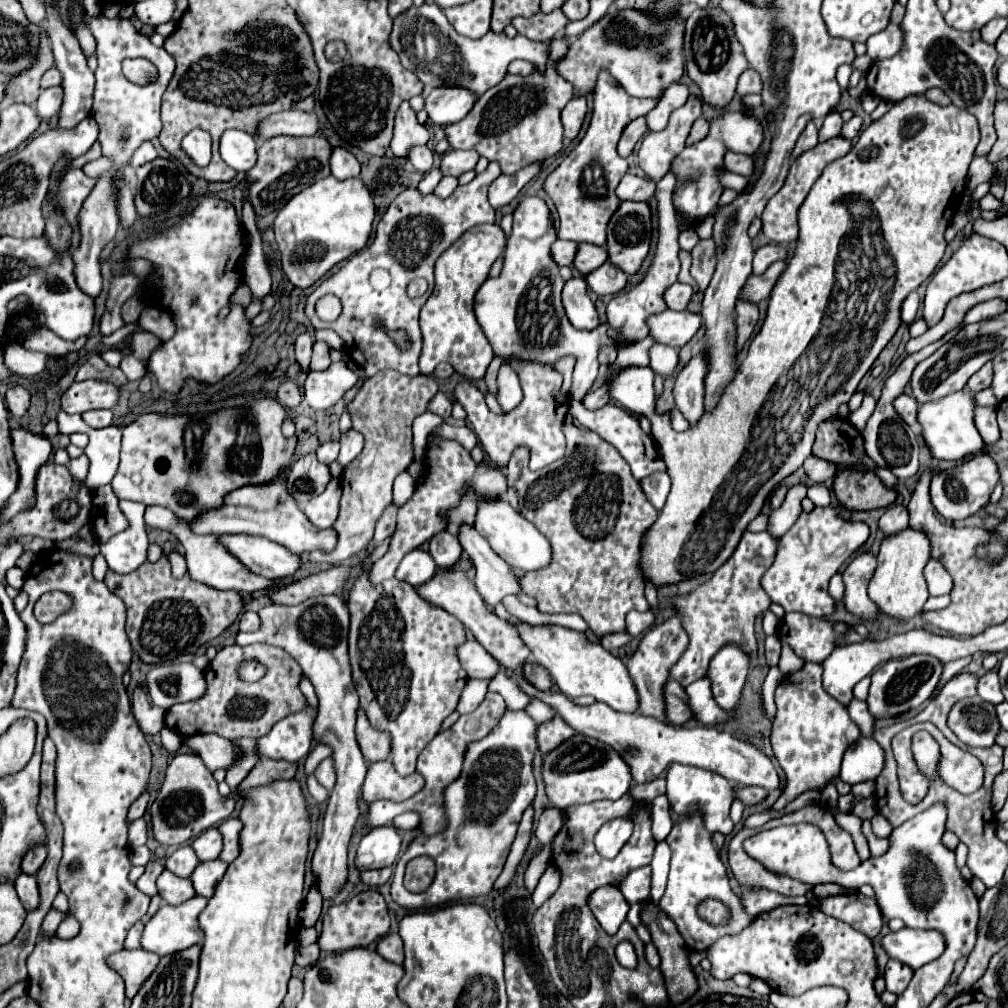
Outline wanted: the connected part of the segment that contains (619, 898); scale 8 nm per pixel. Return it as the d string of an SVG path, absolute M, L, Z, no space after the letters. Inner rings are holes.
M603 886L597 888L591 896L589 896L589 908L595 914L595 918L599 920L601 928L607 934L615 934L617 928L623 924L629 904L625 900L625 896L621 894L621 890L617 886Z

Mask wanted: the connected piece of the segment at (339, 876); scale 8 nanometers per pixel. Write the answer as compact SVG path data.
M317 596L317 598L309 598L297 606L265 606L259 610L261 616L261 626L257 632L239 632L237 634L237 644L239 646L249 646L249 644L271 644L271 646L279 646L285 652L289 652L297 664L303 668L303 674L311 680L311 684L315 686L317 698L319 698L319 710L317 710L317 718L313 724L313 740L317 744L325 744L333 750L331 758L335 764L335 774L337 774L337 782L335 788L331 790L331 796L327 800L327 810L323 814L323 832L317 844L317 850L313 854L313 874L319 880L319 890L323 894L323 898L333 898L337 896L339 888L345 884L347 880L347 846L351 840L351 834L355 830L355 824L359 822L359 794L361 794L361 786L367 774L367 762L359 750L359 744L355 740L355 712L359 708L359 700L357 700L357 692L351 680L351 668L349 668L349 656L347 656L347 632L349 632L349 610L347 604L341 602L339 596Z

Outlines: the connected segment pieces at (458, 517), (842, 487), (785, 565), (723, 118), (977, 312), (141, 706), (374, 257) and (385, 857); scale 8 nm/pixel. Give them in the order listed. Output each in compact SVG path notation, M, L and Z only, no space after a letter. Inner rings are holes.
M468 489L462 497L460 505L445 513L445 517L448 521L446 530L458 537L461 524L466 523L474 525L476 511L477 502L474 491L472 489Z
M843 470L833 478L833 494L845 510L875 510L891 506L897 498L875 474L861 470Z
M837 506L815 508L809 514L801 512L791 530L781 536L775 562L763 574L761 586L769 598L785 610L799 610L809 616L827 616L835 606L835 600L827 594L829 578L867 538L869 526L863 522L845 522Z
M749 110L717 114L711 122L711 130L709 130L707 138L693 146L685 146L685 150L671 164L671 170L677 176L677 192L675 192L673 204L681 212L689 214L693 222L703 220L717 206L719 196L723 192L723 186L717 180L717 166L723 164L725 152L733 150L733 152L741 152L741 154L755 154L761 142L763 142L763 126L755 118L749 116ZM685 178L695 178L695 182L683 184Z
M993 298L993 300L981 302L981 304L973 306L967 312L967 316L963 318L963 324L959 324L959 328L967 326L967 324L973 324L973 322L981 322L981 320L985 320L989 316L997 316L997 314L1001 314L1005 310L1007 310L1007 306L1005 306L1005 300L1001 300L1001 298Z
M143 684L133 688L133 714L139 720L139 726L145 734L159 734L164 727L164 716L166 711L157 706L152 706L147 696L147 690Z
M491 162L487 166L487 170L483 174L477 174L467 186L457 186L455 192L449 198L437 198L435 194L427 194L423 196L417 188L407 188L403 190L387 208L387 212L383 214L381 222L377 224L377 232L375 232L375 240L371 246L367 246L365 250L357 252L355 256L351 256L347 260L347 264L343 268L339 268L335 274L331 274L329 278L325 278L309 296L305 302L305 314L311 320L311 324L315 328L331 328L335 330L343 342L345 342L345 350L349 354L349 358L367 374L373 376L379 370L397 370L401 374L407 376L417 376L419 374L419 356L423 350L423 336L419 330L419 310L425 304L425 300L431 296L431 284L433 284L433 266L437 262L437 258L469 228L477 226L477 224L485 224L485 222L495 222L495 210L491 208L491 204L487 202L487 188L489 184L501 174L501 168L497 162ZM415 278L425 278L429 282L429 290L413 300L407 296L407 284ZM323 294L335 294L341 304L343 304L343 312L335 322L321 322L315 314L315 302L317 298L321 298ZM395 328L407 328L409 338L413 342L411 350L401 352L397 350L397 346L393 344L393 340L387 336L387 330L395 330Z
M393 826L373 828L361 840L355 856L355 866L359 872L387 868L395 862L401 848L401 838Z

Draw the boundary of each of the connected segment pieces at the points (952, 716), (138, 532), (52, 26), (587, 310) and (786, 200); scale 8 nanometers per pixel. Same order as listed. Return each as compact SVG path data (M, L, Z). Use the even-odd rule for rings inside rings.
M979 696L959 700L949 712L949 728L961 742L977 748L991 748L1001 730L995 706Z
M119 500L119 508L125 514L129 526L119 536L107 540L107 544L101 544L101 556L105 556L111 570L129 574L147 560L149 540L143 522L145 506L131 500Z
M57 6L47 8L47 16L49 16L49 36L53 42L53 56L55 56L55 66L59 68L59 72L63 74L63 90L65 90L65 100L59 112L59 126L61 128L71 128L75 124L79 124L83 118L89 116L91 112L91 100L93 100L93 86L95 86L95 76L93 72L87 68L87 60L79 48L77 38L73 36L73 32L69 28L65 28L65 24L61 22L61 14L57 10Z
M575 276L573 280L565 282L563 306L571 326L577 330L595 330L601 324L595 304L587 296L587 282L583 276Z
M837 136L837 138L831 138L831 140L825 140L825 142L819 142L815 148L811 148L809 152L801 154L795 164L789 168L789 176L783 184L783 188L769 200L769 204L765 206L765 212L763 212L763 234L767 240L771 242L777 242L777 244L783 244L783 242L795 242L797 236L799 236L799 226L797 226L797 212L799 212L799 206L803 204L805 196L809 194L813 182L819 178L819 174L823 172L823 168L827 164L831 164L833 160L845 156L849 150L851 150L851 140L843 138L843 136Z

